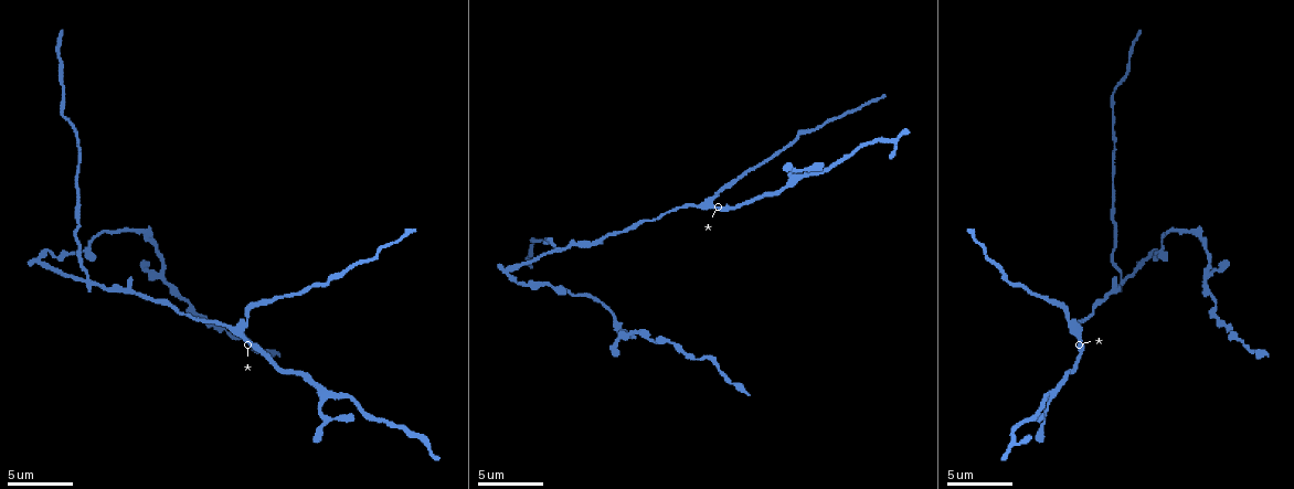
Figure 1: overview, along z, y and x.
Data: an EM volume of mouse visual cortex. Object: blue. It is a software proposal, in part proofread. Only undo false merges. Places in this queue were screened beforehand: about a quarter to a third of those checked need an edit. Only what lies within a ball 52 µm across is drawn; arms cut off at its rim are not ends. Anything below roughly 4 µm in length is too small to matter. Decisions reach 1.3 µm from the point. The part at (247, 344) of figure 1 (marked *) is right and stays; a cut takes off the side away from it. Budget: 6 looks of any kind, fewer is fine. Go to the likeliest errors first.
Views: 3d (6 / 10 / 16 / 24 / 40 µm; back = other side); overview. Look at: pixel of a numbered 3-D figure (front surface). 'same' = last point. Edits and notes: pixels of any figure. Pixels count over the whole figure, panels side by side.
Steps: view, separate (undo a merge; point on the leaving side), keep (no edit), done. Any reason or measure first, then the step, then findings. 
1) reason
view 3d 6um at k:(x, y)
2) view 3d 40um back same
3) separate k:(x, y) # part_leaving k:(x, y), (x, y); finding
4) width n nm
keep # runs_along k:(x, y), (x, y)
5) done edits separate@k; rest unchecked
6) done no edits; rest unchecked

four-way junction
view 3d 10um at 1:(1122, 274)

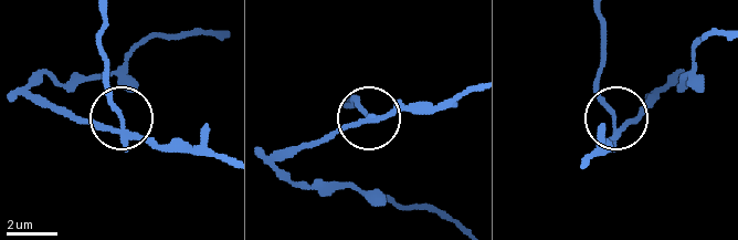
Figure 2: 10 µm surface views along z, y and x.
arms 4
separate 2:(108, 104) # part_leaving 2:(123, 132), (99, 39), (104, 13); a second cell is stuck on

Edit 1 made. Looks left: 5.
three-way junction
view 3d 16um at 1:(235, 329)

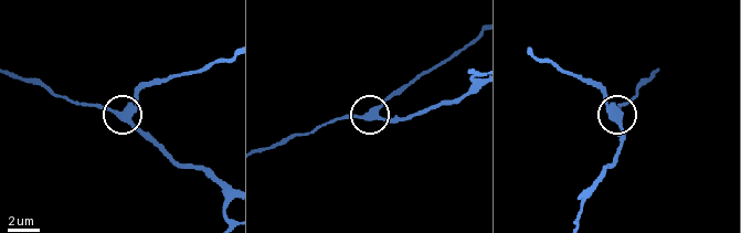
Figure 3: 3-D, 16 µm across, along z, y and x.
side_arm 20 um
separate 3:(141, 88) # part_leaving 3:(133, 107), (145, 86), (228, 60); two cells meet here

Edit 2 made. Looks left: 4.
view overview

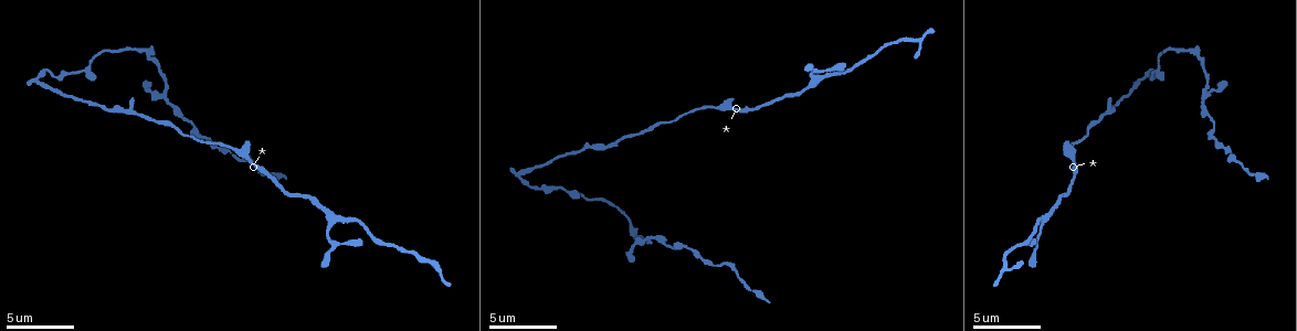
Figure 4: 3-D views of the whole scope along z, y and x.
abrupt turn
view 3d 6um at 4:(39, 80)

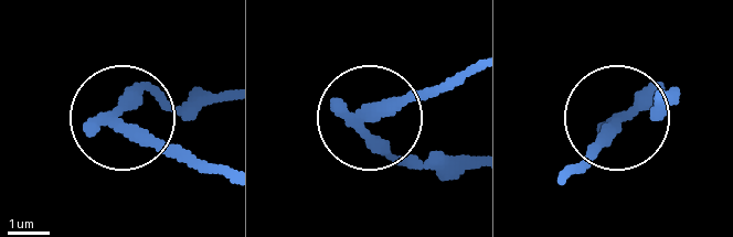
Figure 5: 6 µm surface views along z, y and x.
width 330 nm
separate 5:(151, 93) # two cells meet here

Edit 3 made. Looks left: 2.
done edits separate@2, separate@3, separate@5; rest unchecked

